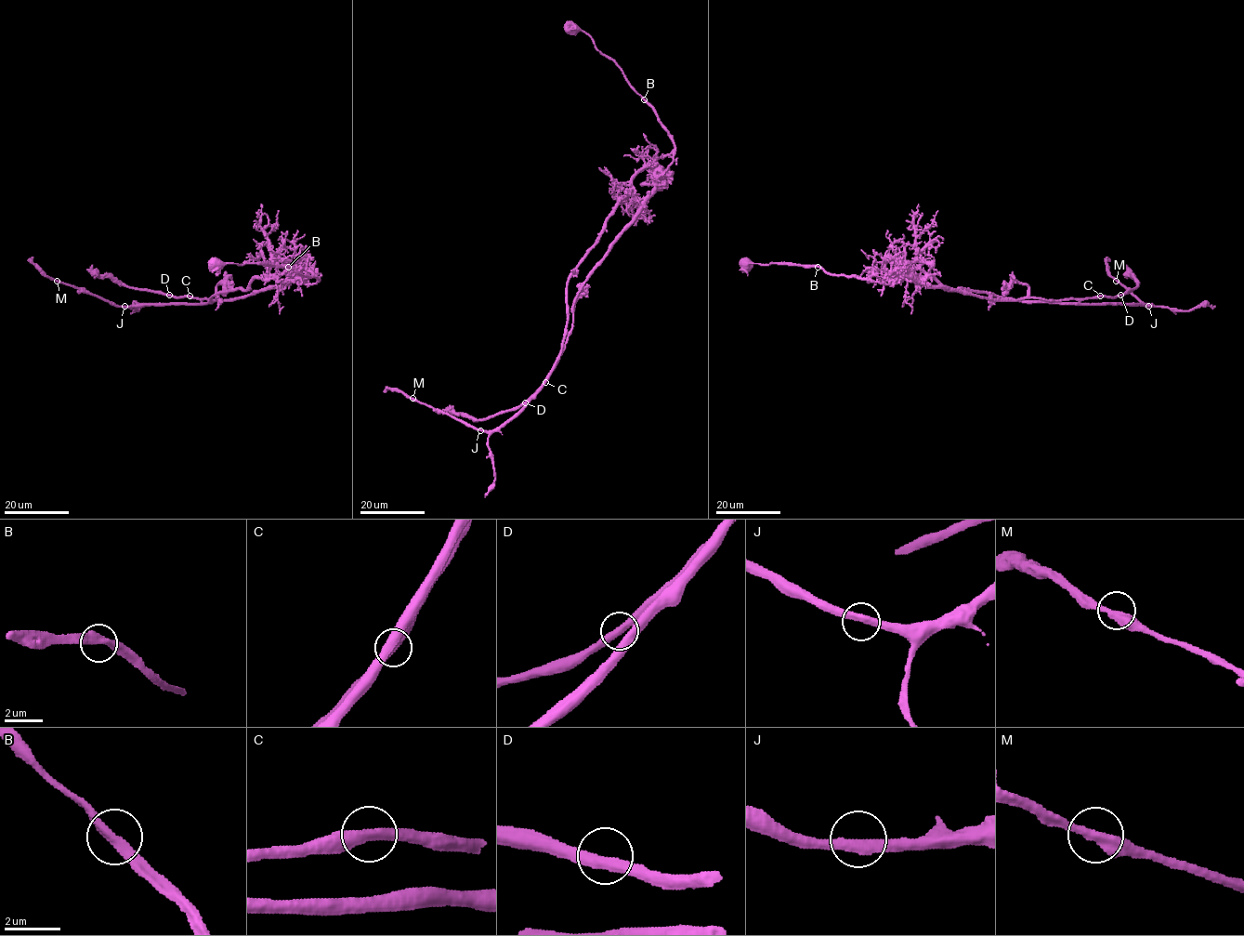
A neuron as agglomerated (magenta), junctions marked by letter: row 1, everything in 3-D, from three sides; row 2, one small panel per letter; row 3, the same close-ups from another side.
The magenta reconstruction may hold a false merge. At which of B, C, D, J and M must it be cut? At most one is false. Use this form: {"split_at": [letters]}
{"split_at": ["B"]}

